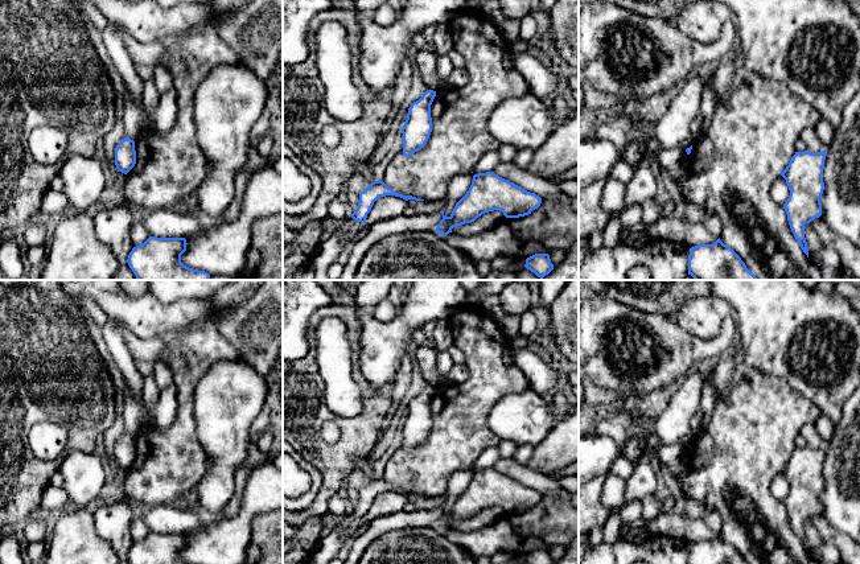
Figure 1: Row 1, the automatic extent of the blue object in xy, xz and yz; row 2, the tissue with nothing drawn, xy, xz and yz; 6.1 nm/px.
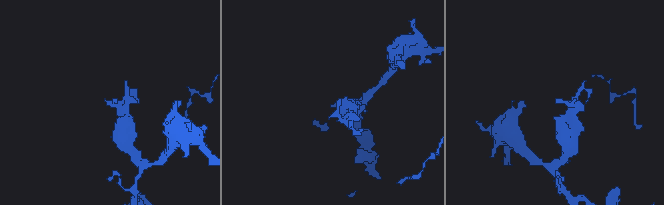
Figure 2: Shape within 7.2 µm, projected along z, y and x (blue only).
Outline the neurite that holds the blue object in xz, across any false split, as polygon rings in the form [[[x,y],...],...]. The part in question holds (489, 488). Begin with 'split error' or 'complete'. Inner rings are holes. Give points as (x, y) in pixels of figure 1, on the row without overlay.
complete; [[[494,468],[478,469],[473,472],[472,481],[466,490],[456,499],[452,510],[447,512],[444,507],[443,515],[436,523],[436,527],[447,532],[452,528],[452,524],[465,519],[474,518],[478,512],[485,509],[499,506],[506,514],[519,514],[531,510],[532,506],[538,505],[542,499],[542,494],[535,489],[530,489],[520,482],[510,478],[495,470]]]

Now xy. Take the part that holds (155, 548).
complete; [[[149,532],[132,544],[127,559],[129,564],[189,564],[181,559],[186,540],[185,534]]]

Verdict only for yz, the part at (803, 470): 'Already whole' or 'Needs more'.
Already whole

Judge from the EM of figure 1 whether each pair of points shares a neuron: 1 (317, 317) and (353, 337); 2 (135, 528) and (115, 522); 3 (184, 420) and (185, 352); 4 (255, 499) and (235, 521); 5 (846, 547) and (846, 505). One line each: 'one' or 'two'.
1: one
2: two
3: one
4: one
5: two

